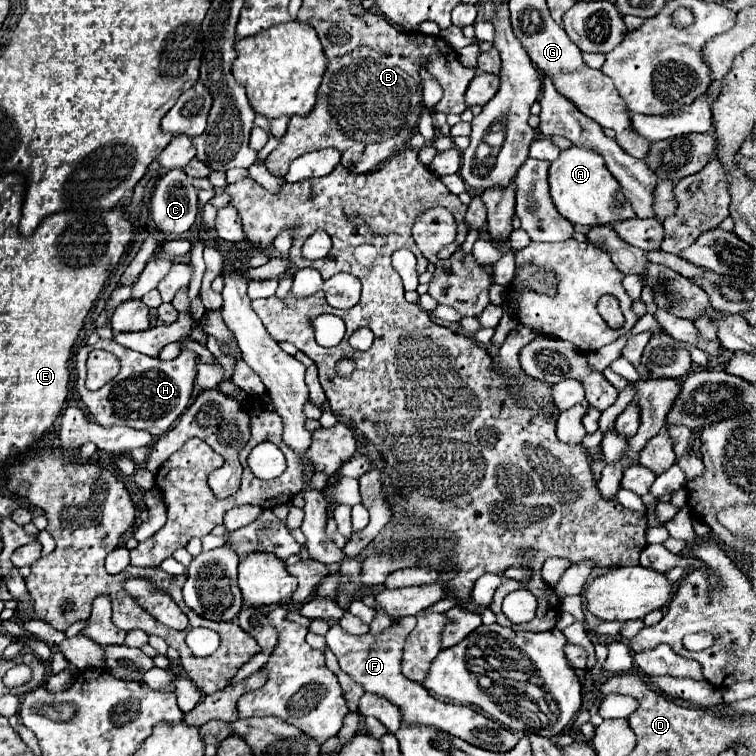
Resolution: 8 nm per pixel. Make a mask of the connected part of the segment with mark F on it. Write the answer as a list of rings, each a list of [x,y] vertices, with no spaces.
[[[402,616],[402,618],[392,620],[388,630],[384,630],[376,636],[370,632],[364,636],[352,636],[352,634],[344,632],[338,624],[332,624],[326,634],[326,644],[336,654],[340,668],[346,674],[350,674],[358,684],[362,684],[366,692],[384,696],[390,702],[400,706],[404,724],[430,724],[430,726],[448,730],[448,734],[458,736],[478,748],[492,750],[492,752],[512,750],[518,744],[518,736],[514,732],[510,732],[508,728],[500,726],[498,722],[486,718],[484,714],[480,714],[478,710],[474,710],[470,706],[452,704],[452,702],[434,698],[422,684],[412,682],[402,674],[402,668],[400,668],[402,650],[404,650],[404,642],[406,642],[408,634],[414,630],[414,626],[416,626],[414,616]]]

